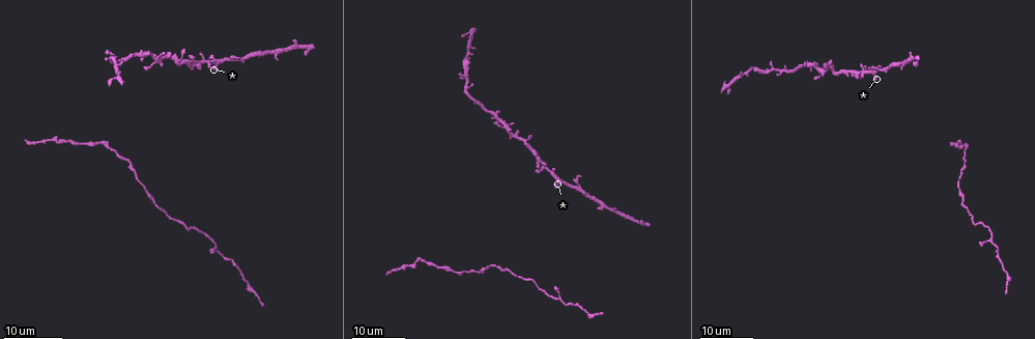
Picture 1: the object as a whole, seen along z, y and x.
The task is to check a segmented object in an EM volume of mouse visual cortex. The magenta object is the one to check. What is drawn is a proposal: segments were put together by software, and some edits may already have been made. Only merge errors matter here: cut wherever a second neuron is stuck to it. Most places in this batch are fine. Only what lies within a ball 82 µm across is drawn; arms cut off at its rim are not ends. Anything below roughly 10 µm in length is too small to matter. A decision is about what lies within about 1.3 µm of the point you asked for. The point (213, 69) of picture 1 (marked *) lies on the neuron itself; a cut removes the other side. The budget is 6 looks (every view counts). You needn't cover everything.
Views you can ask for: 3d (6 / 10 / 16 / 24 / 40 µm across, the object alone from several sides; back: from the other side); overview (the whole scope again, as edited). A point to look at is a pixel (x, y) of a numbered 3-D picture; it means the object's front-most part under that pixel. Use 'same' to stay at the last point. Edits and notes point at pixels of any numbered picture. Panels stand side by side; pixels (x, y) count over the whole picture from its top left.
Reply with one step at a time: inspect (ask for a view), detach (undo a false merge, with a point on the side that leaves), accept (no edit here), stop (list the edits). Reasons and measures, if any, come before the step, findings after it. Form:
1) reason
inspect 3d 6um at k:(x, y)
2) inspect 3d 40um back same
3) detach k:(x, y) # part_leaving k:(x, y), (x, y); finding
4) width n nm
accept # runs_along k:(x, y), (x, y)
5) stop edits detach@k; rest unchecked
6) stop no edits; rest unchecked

four-way junction
inspect 3d 16um at 1:(216, 59)

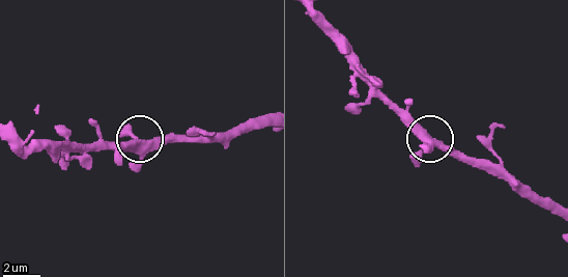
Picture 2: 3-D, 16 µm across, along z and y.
inspect 3d 10um at 2:(438, 140)

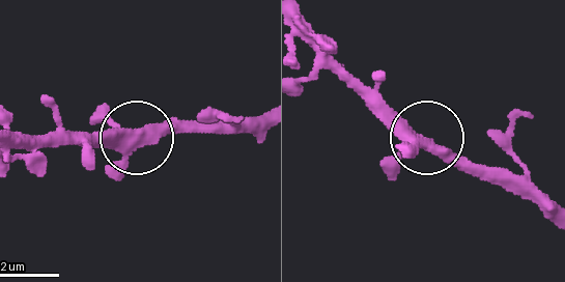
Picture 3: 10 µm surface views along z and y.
width 380 nm
accept # runs_along 3:(403, 157), (430, 139), (487, 179); continuous, no second neuron

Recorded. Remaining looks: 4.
thick turns thin
inspect 3d 16um at 1:(975, 224)

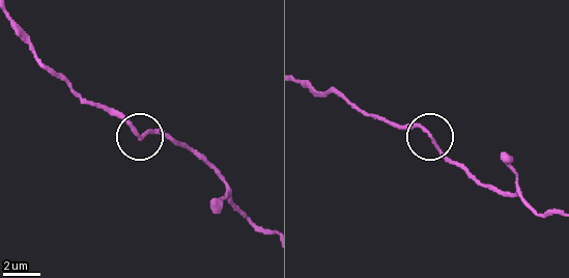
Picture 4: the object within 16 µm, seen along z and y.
inspect 3d 6um at 4:(423, 128)

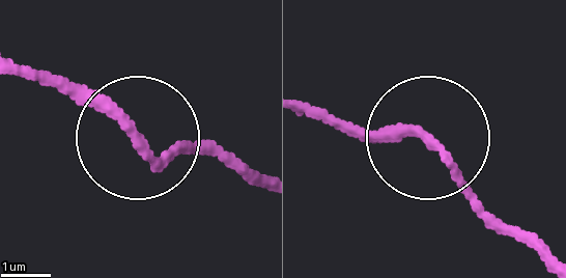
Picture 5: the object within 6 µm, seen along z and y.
accept # continuous, no second neuron

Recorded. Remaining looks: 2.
inspect 3d 16um at 1:(134, 173)

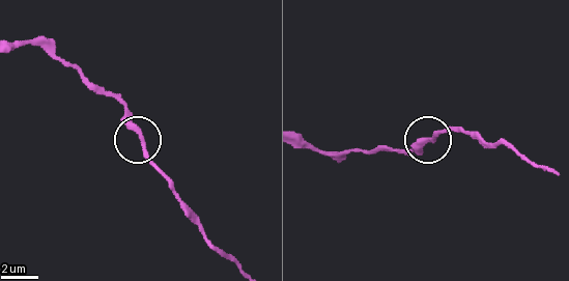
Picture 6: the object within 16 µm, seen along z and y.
inspect 3d 10um at 6:(428, 139)

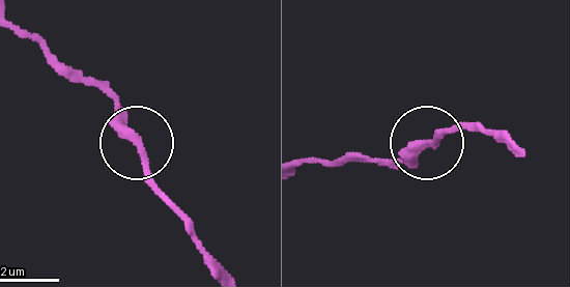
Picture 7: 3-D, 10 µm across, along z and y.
width 290 nm
accept # continuous, no second neuron

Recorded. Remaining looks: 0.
stop no edits; rest unchecked

